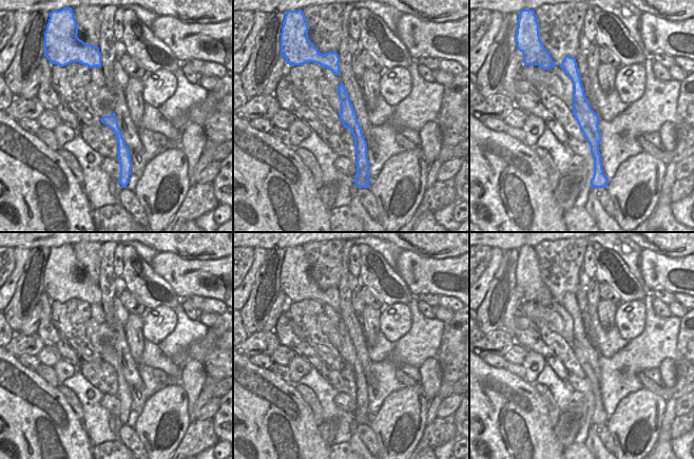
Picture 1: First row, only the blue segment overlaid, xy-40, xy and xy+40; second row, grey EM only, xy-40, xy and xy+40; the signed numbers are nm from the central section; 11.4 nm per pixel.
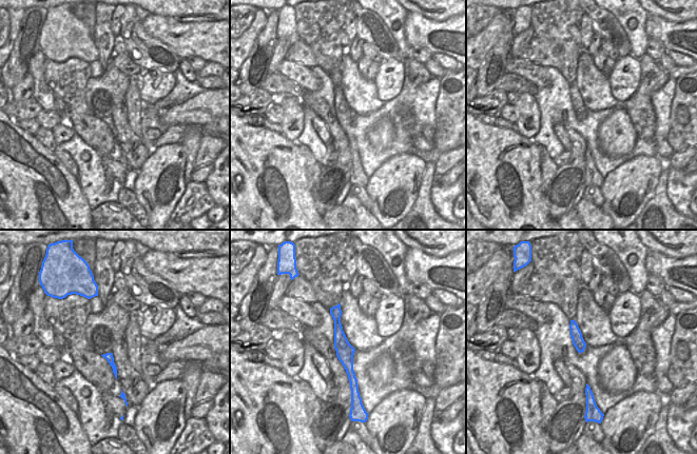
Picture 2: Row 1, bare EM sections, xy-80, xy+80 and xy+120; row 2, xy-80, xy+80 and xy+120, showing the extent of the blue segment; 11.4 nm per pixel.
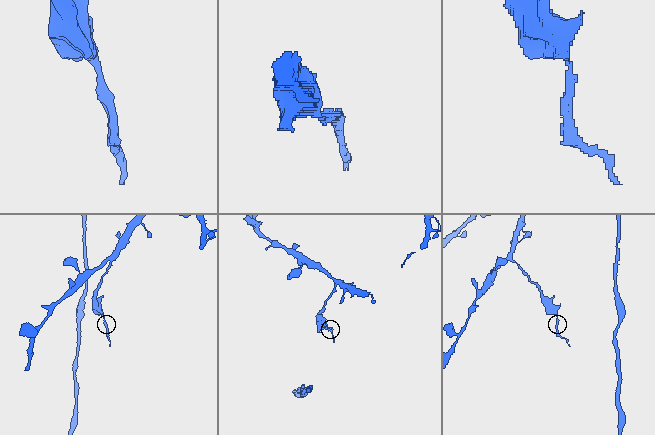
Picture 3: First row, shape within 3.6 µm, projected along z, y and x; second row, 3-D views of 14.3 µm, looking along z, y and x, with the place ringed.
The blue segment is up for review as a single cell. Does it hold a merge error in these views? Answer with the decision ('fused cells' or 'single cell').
fused cells

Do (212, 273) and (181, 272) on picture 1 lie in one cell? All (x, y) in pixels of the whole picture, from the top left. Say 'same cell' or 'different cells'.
same cell

